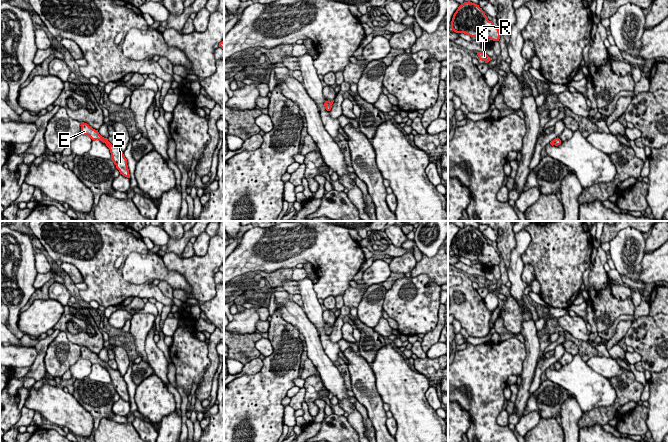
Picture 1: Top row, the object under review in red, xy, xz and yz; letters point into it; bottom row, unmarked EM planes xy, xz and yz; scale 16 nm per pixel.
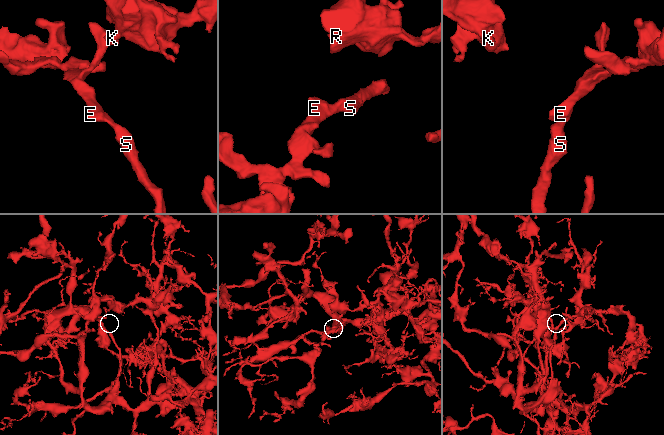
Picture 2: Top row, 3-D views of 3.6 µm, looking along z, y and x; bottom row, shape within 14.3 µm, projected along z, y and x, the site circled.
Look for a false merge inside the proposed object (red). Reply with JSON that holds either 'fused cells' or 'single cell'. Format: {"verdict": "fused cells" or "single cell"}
{"verdict": "single cell"}

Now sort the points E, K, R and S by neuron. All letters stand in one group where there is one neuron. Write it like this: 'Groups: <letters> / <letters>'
Groups: E K R S

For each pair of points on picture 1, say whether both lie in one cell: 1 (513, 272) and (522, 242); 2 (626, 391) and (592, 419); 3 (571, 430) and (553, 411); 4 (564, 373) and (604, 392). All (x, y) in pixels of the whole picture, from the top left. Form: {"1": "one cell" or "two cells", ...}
{"1": "one cell", "2": "one cell", "3": "two cells", "4": "one cell"}

